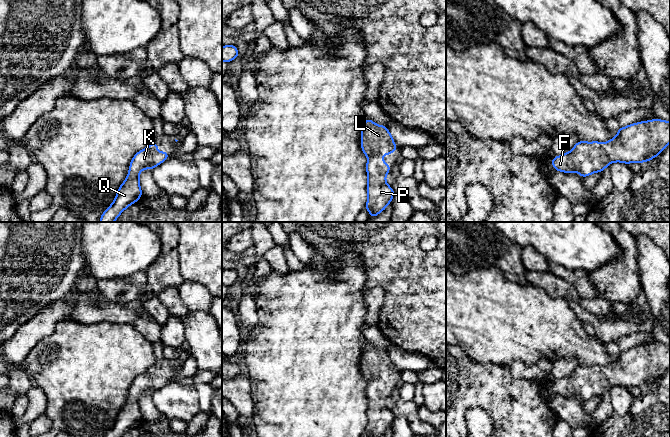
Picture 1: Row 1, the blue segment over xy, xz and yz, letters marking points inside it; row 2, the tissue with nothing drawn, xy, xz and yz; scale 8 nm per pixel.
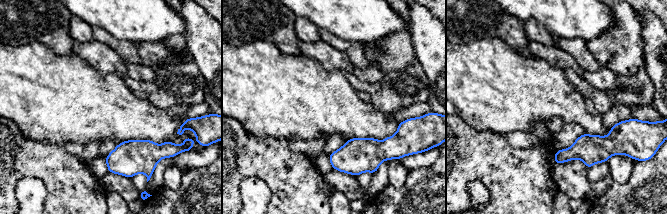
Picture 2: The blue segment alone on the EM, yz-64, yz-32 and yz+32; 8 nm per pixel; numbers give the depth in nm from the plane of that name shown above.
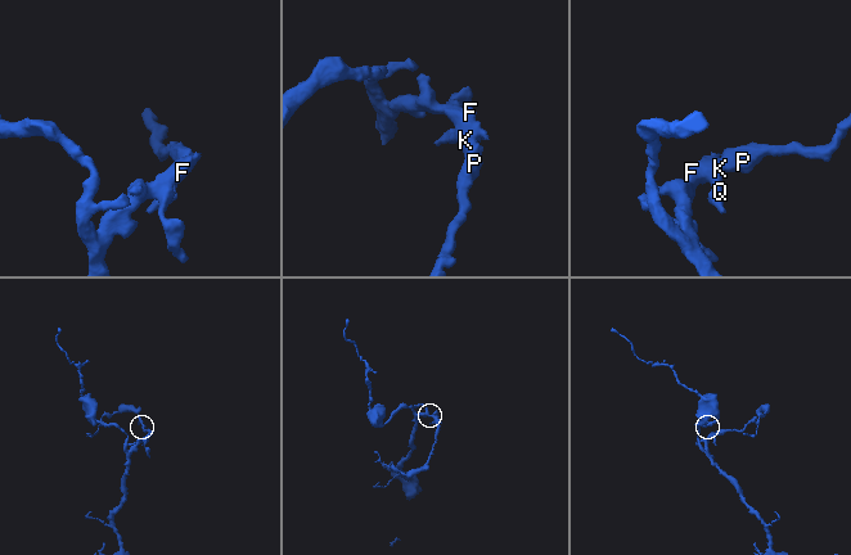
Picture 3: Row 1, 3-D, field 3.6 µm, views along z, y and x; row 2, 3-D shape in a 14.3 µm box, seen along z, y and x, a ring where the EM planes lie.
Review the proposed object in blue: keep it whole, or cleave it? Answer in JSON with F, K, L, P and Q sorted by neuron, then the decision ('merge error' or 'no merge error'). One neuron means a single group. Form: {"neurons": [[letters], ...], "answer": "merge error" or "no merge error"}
{"neurons": [["F", "K", "L", "P", "Q"]], "answer": "no merge error"}

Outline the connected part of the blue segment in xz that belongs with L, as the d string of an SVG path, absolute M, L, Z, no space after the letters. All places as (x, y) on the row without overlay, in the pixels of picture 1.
M367 342L361 355L361 373L368 382L368 424L365 432L369 437L381 437L391 427L395 415L387 408L385 401L391 391L381 382L391 379L398 370L386 350L377 349Z

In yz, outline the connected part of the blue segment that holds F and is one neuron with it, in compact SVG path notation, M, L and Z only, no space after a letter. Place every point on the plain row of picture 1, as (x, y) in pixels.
M655 342L634 347L617 354L618 359L604 368L598 365L578 365L573 373L551 384L556 395L564 397L577 396L585 402L596 396L602 396L610 387L643 387L658 380L670 367L670 345Z

